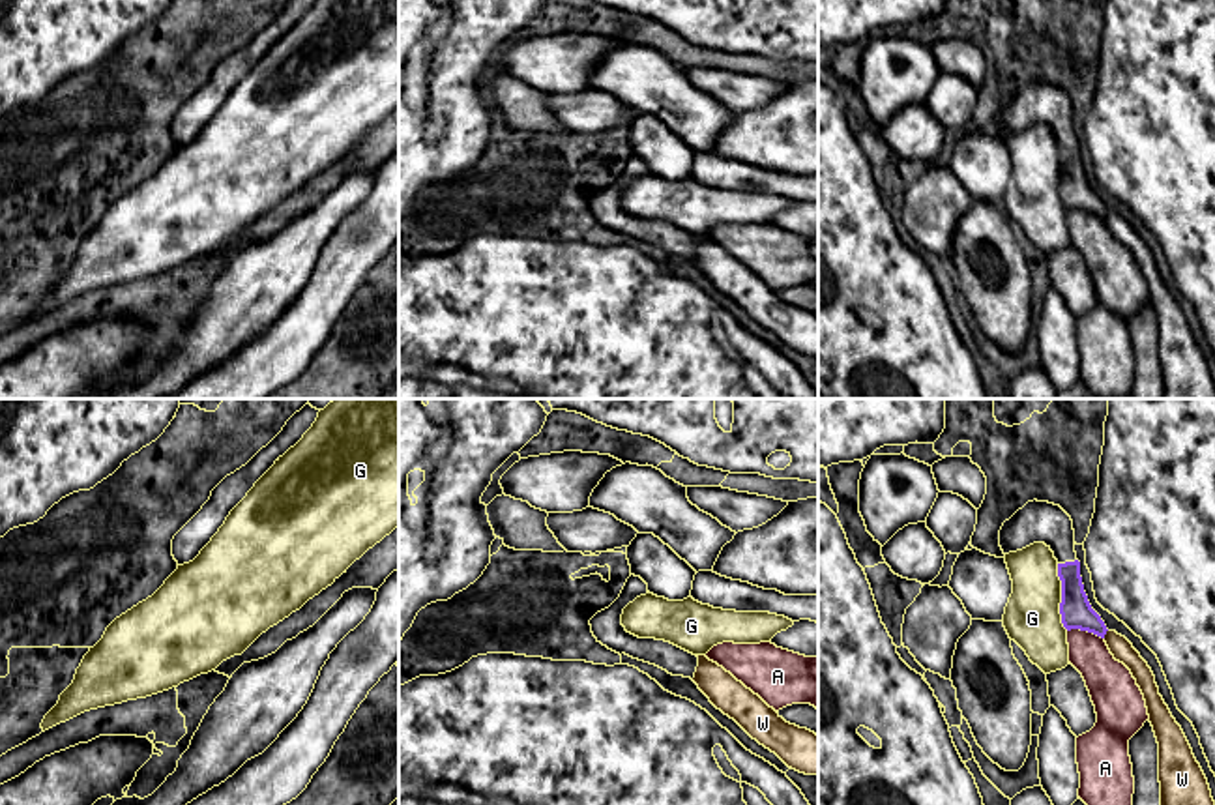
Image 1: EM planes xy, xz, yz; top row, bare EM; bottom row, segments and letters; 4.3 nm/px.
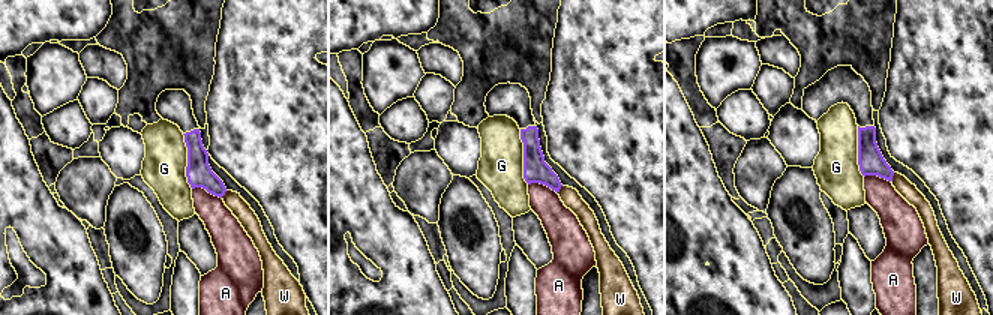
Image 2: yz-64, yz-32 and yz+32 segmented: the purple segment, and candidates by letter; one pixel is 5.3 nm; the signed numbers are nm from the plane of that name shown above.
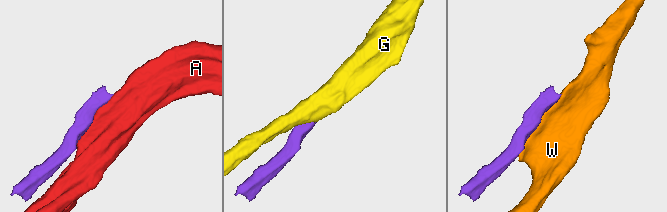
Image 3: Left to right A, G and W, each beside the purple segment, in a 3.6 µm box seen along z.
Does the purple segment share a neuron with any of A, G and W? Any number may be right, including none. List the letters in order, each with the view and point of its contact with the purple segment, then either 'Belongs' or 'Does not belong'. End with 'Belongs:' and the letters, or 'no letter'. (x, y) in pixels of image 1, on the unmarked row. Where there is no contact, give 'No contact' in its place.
A: Touches purple at yz (1086, 210). Does not belong
G: Touches purple at yz (1062, 178). Does not belong
W: Touches purple at yz (1105, 214). Does not belong
Belongs: no letter

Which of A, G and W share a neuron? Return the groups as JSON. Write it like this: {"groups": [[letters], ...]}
{"groups": [["A"], ["G"], ["W"]]}

